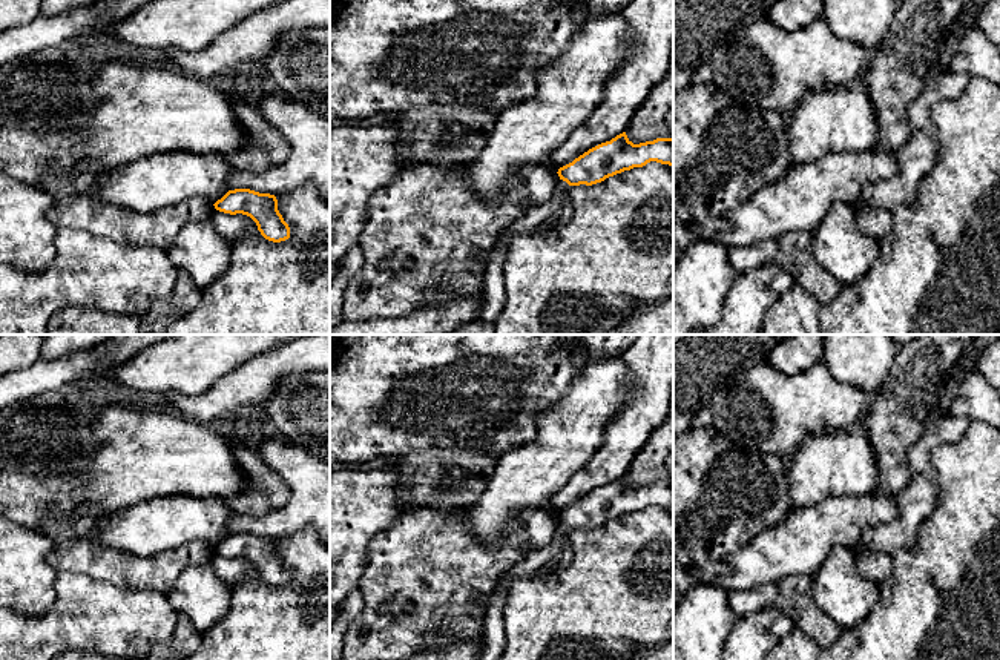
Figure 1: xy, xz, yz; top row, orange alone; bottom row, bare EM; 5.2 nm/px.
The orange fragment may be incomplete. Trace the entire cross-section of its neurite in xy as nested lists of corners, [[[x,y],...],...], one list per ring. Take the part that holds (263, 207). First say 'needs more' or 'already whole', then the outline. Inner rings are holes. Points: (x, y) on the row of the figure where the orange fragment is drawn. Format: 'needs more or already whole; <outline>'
already whole; [[[235,189],[229,190],[213,206],[224,213],[250,216],[261,235],[268,241],[281,243],[290,238],[290,227],[278,210],[275,195],[259,193],[250,189]]]

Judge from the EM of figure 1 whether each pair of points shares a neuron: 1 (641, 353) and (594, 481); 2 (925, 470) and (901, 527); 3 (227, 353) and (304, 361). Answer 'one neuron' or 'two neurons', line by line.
1: one neuron
2: one neuron
3: two neurons

